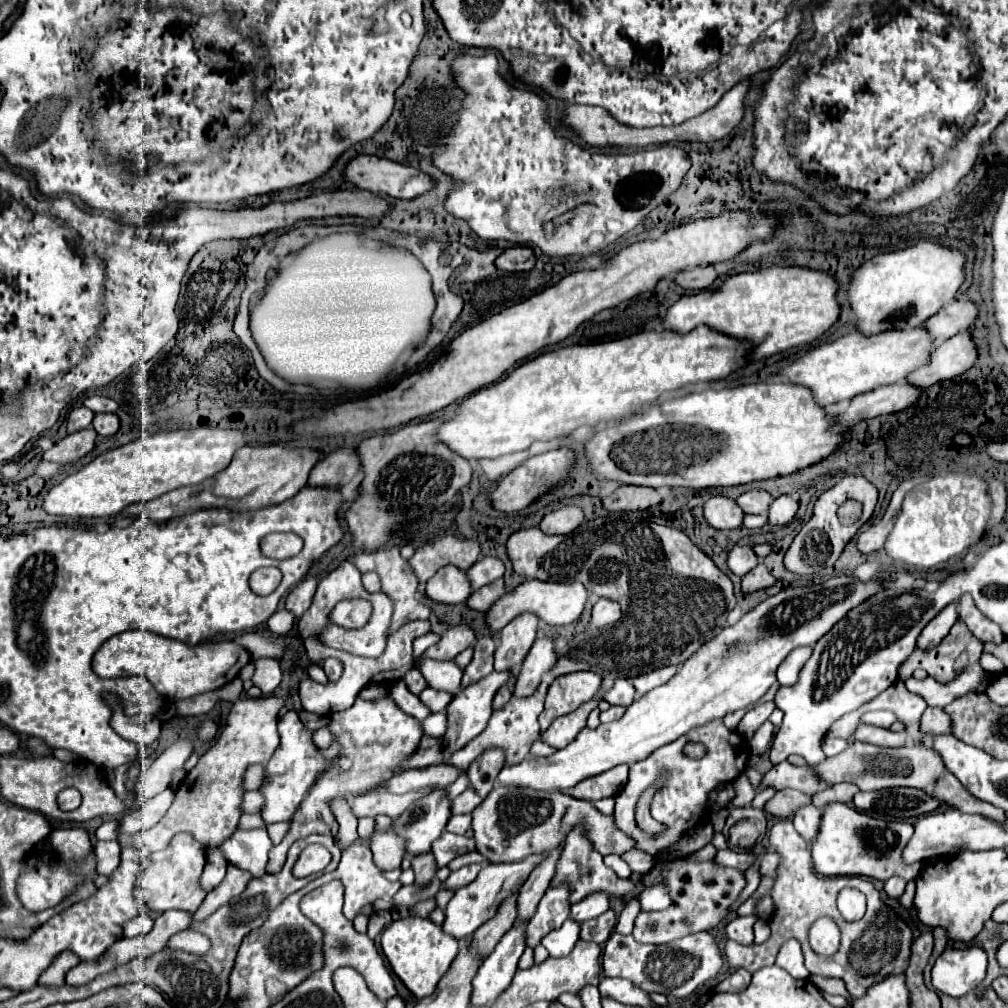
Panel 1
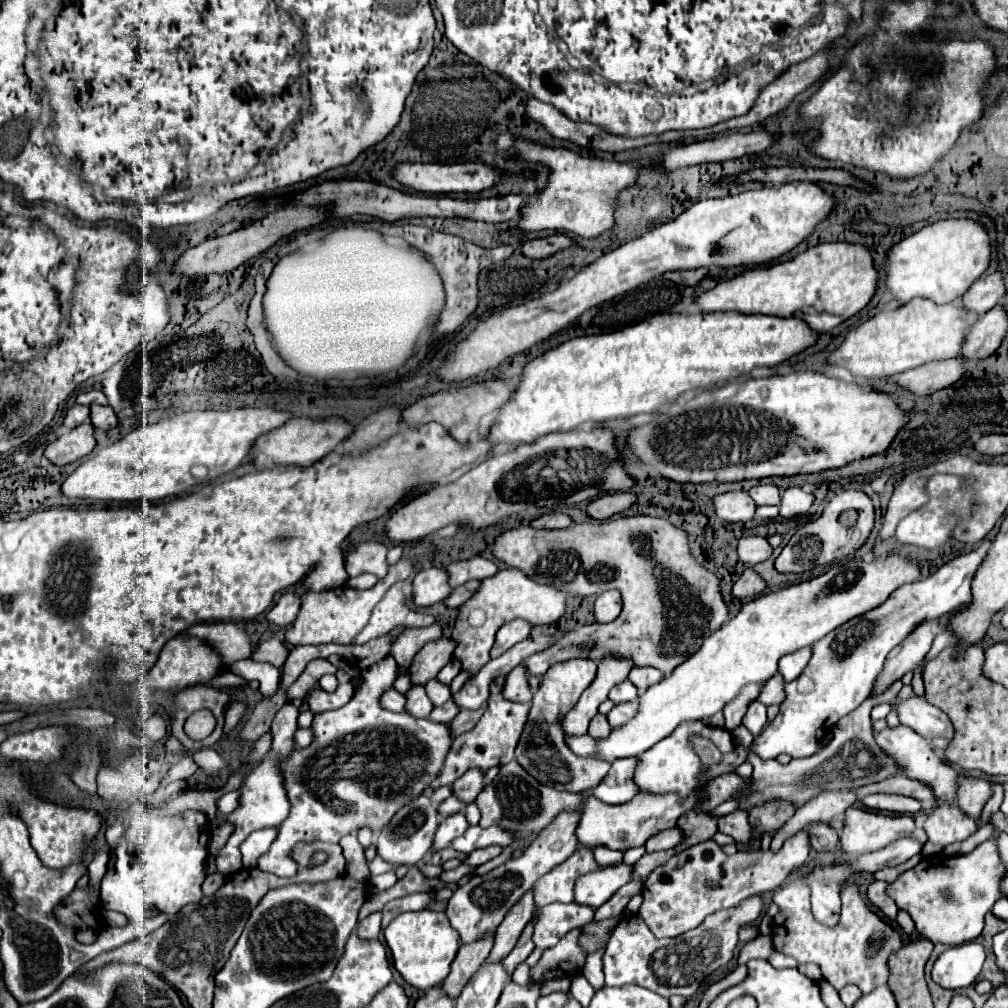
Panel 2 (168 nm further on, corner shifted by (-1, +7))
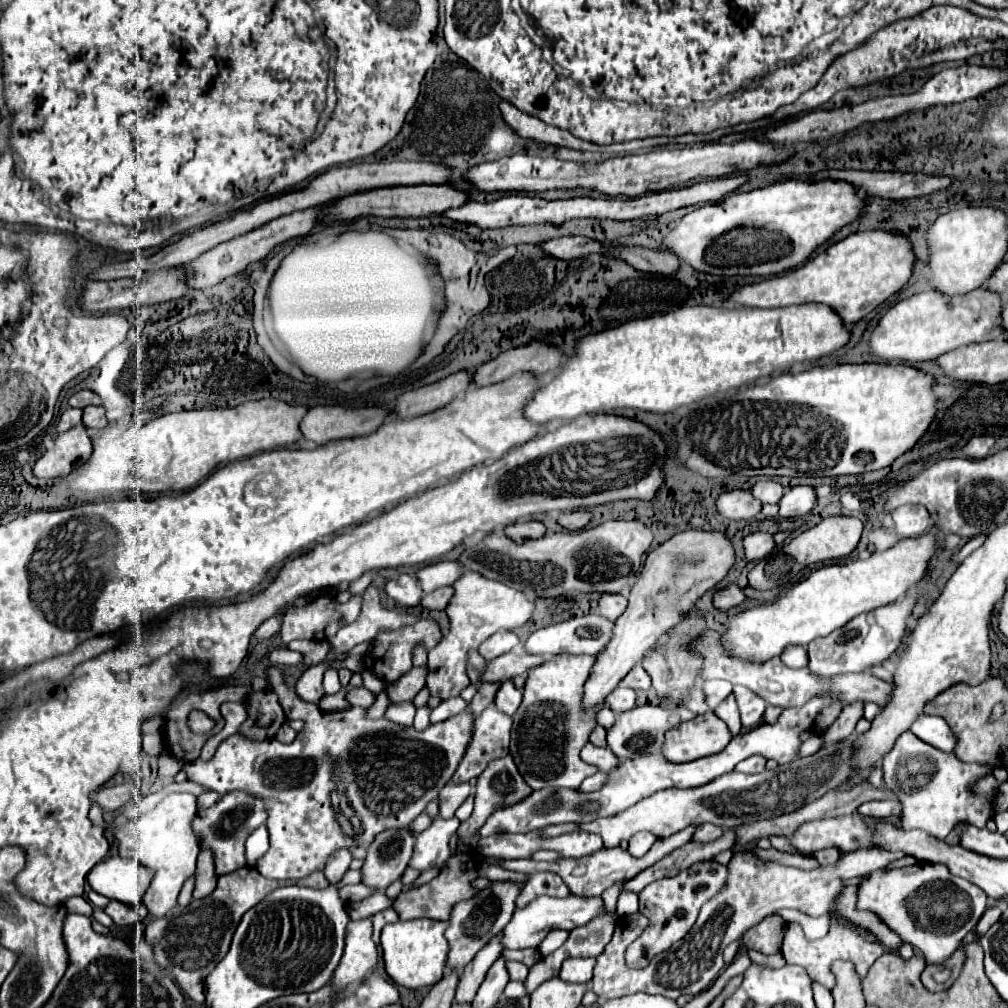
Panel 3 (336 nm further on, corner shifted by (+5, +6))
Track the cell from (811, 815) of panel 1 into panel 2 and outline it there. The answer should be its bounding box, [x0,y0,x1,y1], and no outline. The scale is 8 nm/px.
[808,822,838,852]

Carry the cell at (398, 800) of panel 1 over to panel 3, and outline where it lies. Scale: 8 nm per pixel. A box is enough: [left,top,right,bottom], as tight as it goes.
[452,707,512,783]

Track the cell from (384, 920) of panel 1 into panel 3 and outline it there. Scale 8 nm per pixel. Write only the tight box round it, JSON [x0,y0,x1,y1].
[330,919,378,989]

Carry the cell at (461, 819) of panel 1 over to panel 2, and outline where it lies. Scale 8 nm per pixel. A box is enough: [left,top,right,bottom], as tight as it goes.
[432,812,468,852]

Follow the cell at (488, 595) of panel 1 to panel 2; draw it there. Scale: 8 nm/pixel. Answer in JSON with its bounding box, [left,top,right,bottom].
[446,580,482,608]

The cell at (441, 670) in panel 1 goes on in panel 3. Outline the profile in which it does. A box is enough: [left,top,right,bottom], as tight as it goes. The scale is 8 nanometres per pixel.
[412,705,430,729]

